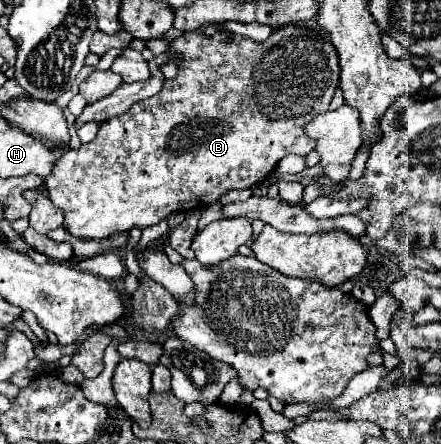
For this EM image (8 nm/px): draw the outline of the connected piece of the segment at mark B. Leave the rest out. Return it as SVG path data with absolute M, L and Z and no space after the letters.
M294 23L294 25L284 25L282 29L274 29L272 35L258 43L240 35L226 35L226 31L216 31L214 35L204 35L202 29L194 29L194 31L186 31L182 37L174 39L170 43L168 49L176 59L178 59L178 75L170 81L164 81L162 89L144 101L138 101L136 105L132 105L122 117L114 117L110 121L104 121L100 125L100 131L96 135L94 141L80 145L78 149L66 153L66 157L62 157L58 161L58 165L54 165L54 173L46 179L48 185L48 193L50 193L50 201L60 207L66 217L64 217L64 229L78 239L108 239L114 233L128 233L130 229L146 229L152 227L156 223L160 223L166 215L170 215L172 211L192 211L198 207L206 207L210 203L216 203L224 193L232 191L232 189L252 189L248 185L256 185L262 183L278 165L278 161L284 155L308 155L314 149L314 141L310 141L304 133L304 125L310 123L316 115L326 113L328 105L332 101L332 95L338 87L338 75L340 75L340 67L338 67L338 55L336 49L328 37L328 33L316 25L316 23Z

